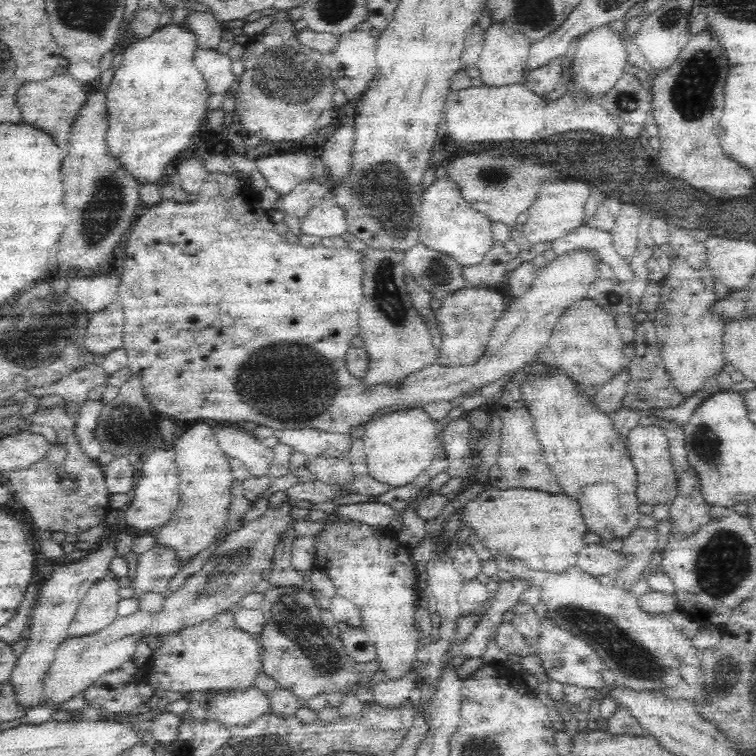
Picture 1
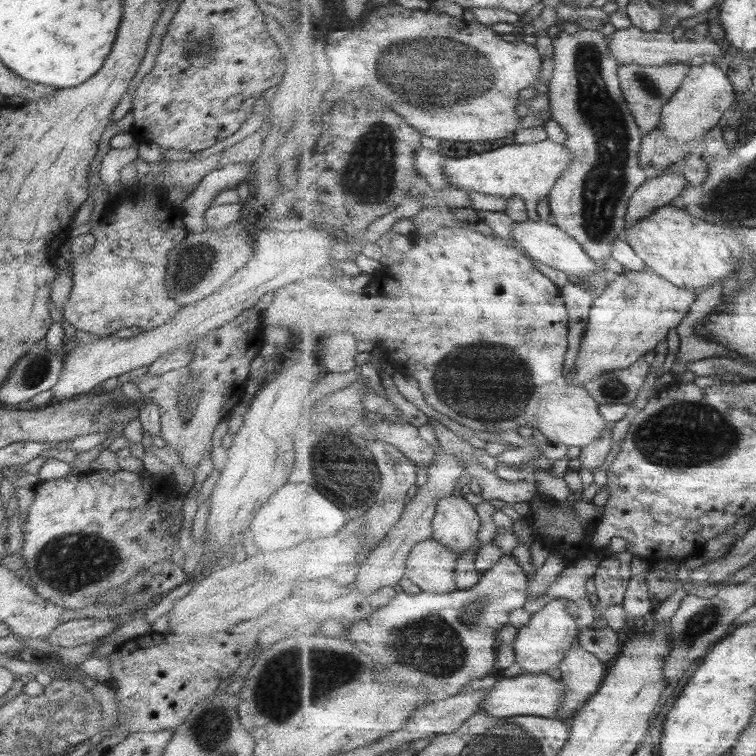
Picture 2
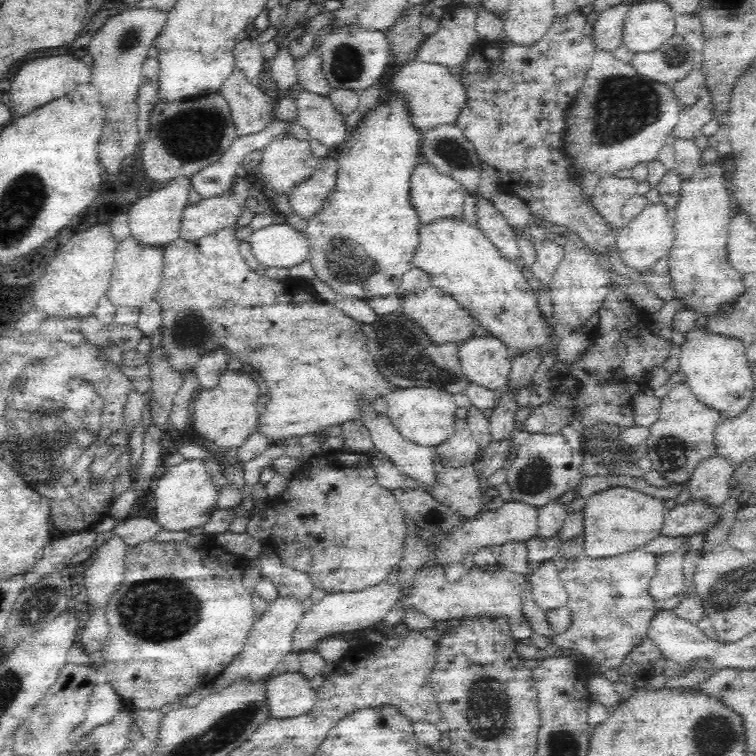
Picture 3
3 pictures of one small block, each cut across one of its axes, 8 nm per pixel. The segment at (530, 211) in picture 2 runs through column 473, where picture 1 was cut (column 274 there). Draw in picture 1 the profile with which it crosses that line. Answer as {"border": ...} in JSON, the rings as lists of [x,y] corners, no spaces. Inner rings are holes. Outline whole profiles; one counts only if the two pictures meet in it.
{"border":[[[302,150],[296,154],[260,157],[253,162],[266,179],[267,186],[283,196],[304,181],[312,180],[314,154]]]}

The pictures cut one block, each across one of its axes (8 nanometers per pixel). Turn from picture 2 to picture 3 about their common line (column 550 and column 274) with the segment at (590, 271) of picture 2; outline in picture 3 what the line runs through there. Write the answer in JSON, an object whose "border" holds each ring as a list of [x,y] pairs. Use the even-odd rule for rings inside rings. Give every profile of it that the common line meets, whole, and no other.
{"border":[[[272,223],[248,236],[252,253],[262,266],[292,268],[308,260],[309,240],[305,230],[287,223]]]}

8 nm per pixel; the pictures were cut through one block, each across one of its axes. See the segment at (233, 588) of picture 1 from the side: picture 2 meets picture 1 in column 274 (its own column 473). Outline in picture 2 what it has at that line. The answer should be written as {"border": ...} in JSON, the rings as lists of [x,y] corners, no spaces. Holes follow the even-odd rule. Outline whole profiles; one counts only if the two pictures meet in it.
{"border":[[[461,494],[449,495],[447,498],[441,498],[437,502],[437,513],[433,520],[433,540],[447,546],[453,554],[465,554],[466,550],[472,550],[475,556],[479,554],[481,550],[481,544],[479,538],[477,538],[477,532],[481,530],[481,520],[479,520],[479,514],[475,510],[475,506],[471,502],[467,502]]]}

